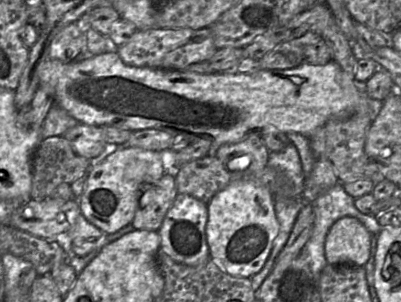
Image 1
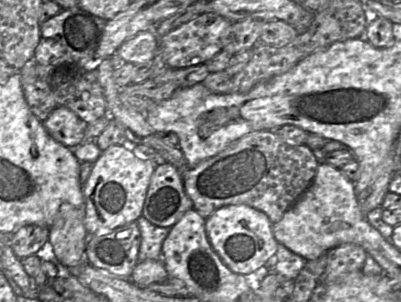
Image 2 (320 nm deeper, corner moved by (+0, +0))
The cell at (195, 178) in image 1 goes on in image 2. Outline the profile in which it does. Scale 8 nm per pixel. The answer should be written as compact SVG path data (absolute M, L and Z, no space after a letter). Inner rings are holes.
M254 131L235 140L217 155L181 172L184 189L193 202L193 208L204 218L222 206L246 204L264 212L274 224L309 187L318 165L317 157L308 146L290 144L277 131Z

